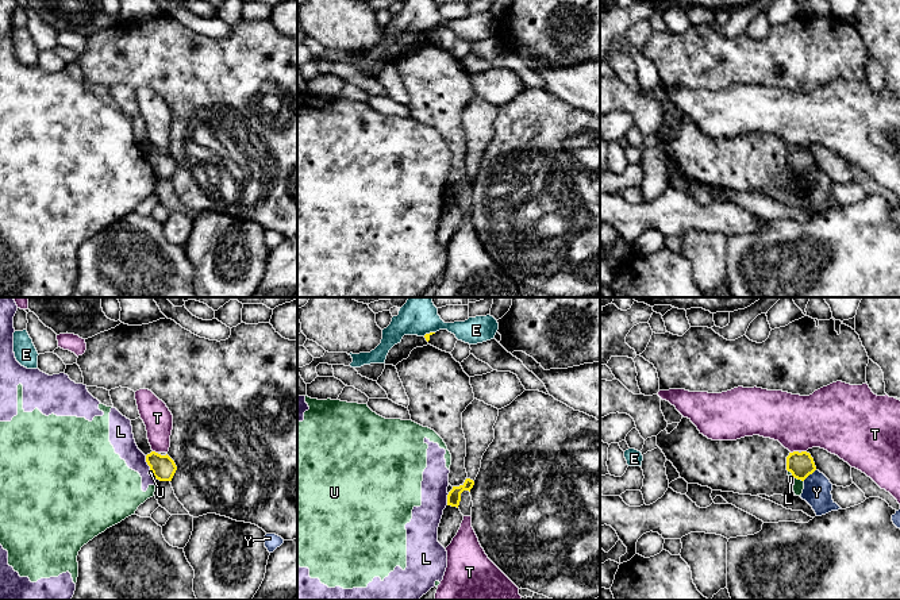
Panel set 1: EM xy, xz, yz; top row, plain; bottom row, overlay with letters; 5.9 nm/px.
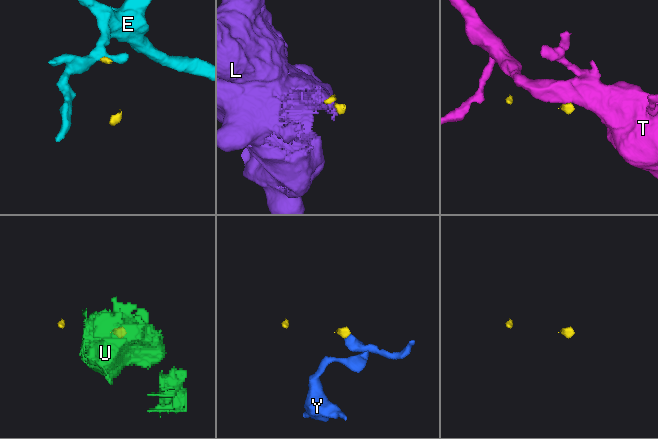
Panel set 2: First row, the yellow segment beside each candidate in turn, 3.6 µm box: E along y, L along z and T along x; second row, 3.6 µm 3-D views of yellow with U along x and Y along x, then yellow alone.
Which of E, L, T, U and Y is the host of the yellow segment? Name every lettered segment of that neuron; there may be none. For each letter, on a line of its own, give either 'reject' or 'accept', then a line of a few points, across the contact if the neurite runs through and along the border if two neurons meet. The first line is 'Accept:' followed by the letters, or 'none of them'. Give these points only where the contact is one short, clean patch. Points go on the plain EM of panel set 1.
Accept: none of them
E: reject | xz (434, 29), (423, 33)
L: reject | xy (145, 153), (150, 166)
T: reject | yz (797, 147), (791, 150)
U: reject | yz (795, 174), (803, 179)
Y: reject | yz (815, 166), (803, 177)

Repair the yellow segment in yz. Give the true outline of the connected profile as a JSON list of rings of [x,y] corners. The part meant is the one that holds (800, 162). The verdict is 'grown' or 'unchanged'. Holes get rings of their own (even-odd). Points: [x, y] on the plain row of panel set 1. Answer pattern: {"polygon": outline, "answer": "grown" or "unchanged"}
{"polygon": [[[793,149],[786,154],[786,168],[797,177],[804,178],[816,168],[814,155],[807,149]]], "answer": "unchanged"}

